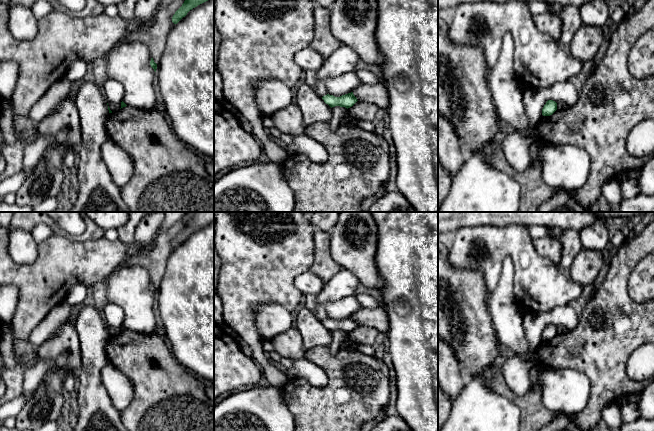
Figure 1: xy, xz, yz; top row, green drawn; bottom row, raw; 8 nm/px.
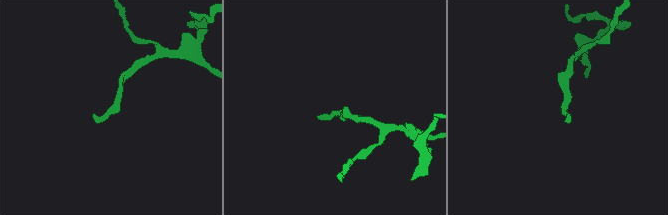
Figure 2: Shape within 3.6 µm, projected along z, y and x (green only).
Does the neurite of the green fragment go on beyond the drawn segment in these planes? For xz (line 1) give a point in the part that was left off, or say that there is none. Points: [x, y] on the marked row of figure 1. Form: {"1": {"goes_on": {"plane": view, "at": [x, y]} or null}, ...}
{"1": {"goes_on": null}}

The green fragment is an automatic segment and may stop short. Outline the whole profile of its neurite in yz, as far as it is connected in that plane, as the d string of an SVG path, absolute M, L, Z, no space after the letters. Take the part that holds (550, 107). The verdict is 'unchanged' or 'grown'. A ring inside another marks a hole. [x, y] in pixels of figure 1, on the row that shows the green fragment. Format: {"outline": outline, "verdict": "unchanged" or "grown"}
{"outline": "M548 100L542 109L543 116L550 116L557 110L557 103L553 100Z", "verdict": "unchanged"}

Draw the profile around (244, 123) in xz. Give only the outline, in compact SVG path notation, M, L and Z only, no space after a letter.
M235 111L235 116L238 119L241 127L247 132L252 134L252 127L250 123L247 121L247 119L239 112Z

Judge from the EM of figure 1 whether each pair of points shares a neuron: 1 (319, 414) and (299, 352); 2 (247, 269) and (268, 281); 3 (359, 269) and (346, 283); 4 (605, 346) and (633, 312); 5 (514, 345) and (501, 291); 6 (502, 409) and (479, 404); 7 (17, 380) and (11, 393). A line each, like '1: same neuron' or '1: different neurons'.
1: different neurons
2: same neuron
3: different neurons
4: same neuron
5: same neuron
6: same neuron
7: same neuron

